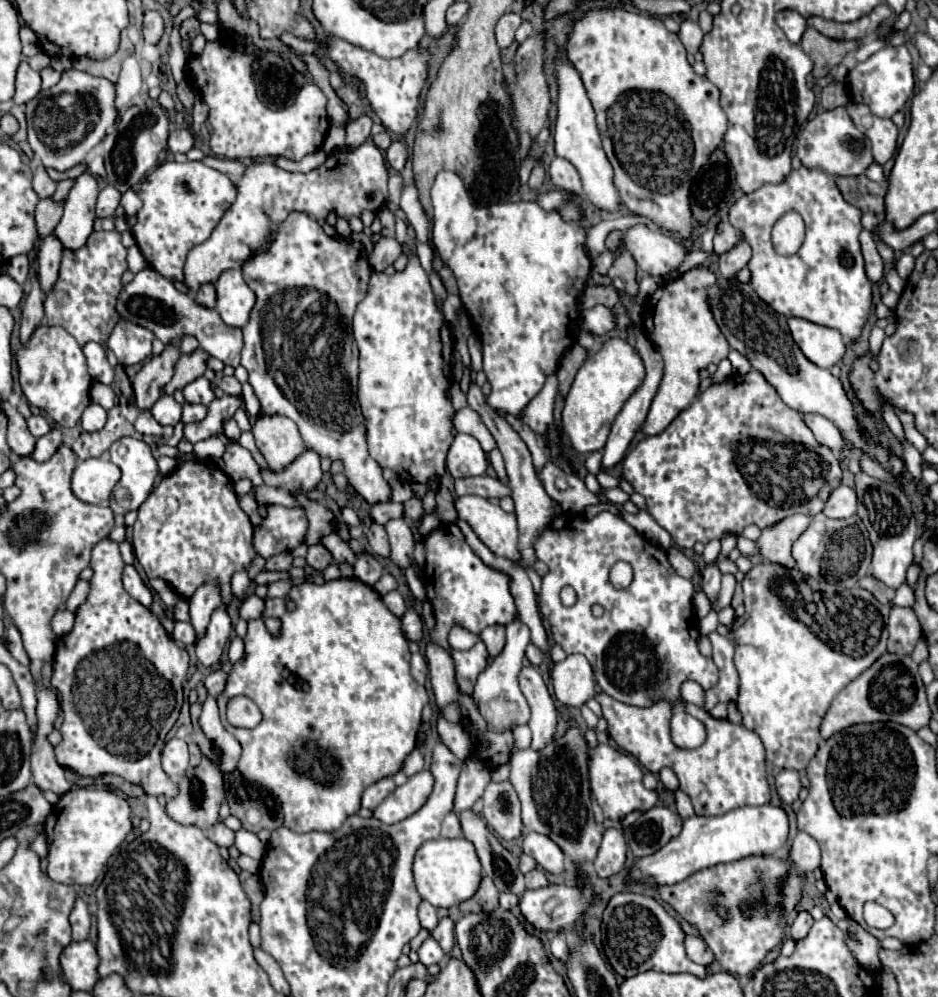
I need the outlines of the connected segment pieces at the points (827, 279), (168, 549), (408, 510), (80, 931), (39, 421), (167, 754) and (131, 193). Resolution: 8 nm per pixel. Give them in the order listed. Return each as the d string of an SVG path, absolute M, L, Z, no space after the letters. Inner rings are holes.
M801 166L797 170L791 170L787 178L779 184L767 184L751 194L743 194L731 208L729 208L729 222L735 226L747 244L753 250L753 256L747 264L751 270L751 286L759 294L761 300L765 300L775 312L791 318L803 318L813 324L823 324L829 328L837 328L845 340L855 340L861 334L863 324L867 322L869 310L871 310L871 282L867 282L867 274L863 270L863 256L859 250L859 232L861 226L861 210L847 204L835 184L835 176L827 174L819 168L807 168ZM795 210L801 214L805 222L805 242L793 256L779 256L775 248L771 246L771 228L781 218L781 214Z
M181 462L139 506L133 552L147 578L163 578L183 598L191 598L201 584L215 582L221 586L223 606L227 606L233 572L249 568L255 558L253 524L239 508L229 478L217 466Z
M413 496L411 500L405 502L405 516L407 516L407 520L417 520L423 514L425 514L425 510L423 510L423 502L419 498Z
M77 898L77 904L75 904L69 920L71 920L71 926L73 926L73 940L75 942L87 940L89 928L91 928L91 916L87 912L87 904L81 898Z
M37 412L27 420L27 424L29 424L29 430L31 430L31 434L35 438L41 438L41 436L45 436L51 430L51 424L41 414L37 414Z
M171 738L161 752L161 766L169 778L179 778L185 774L189 766L189 752L187 752L187 742L179 738Z
M127 190L127 192L121 196L121 206L125 208L127 216L133 216L133 214L137 214L137 210L141 208L141 198L137 196L135 190Z

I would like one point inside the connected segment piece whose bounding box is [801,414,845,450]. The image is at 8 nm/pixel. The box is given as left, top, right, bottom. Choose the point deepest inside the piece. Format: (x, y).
(824, 430)

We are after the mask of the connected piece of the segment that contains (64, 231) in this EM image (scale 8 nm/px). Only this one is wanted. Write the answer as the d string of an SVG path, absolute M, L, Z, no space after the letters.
M85 172L75 180L65 202L65 212L61 222L55 226L53 234L59 238L61 246L67 250L79 250L85 246L95 222L95 198L99 194L97 180Z

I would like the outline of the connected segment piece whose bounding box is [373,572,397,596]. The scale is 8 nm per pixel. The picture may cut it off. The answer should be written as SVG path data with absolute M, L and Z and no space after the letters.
M385 572L373 588L375 588L381 596L385 596L387 592L391 592L391 590L395 590L395 588L397 588L397 582L395 582L395 578L393 578L391 574L387 574L387 572Z

